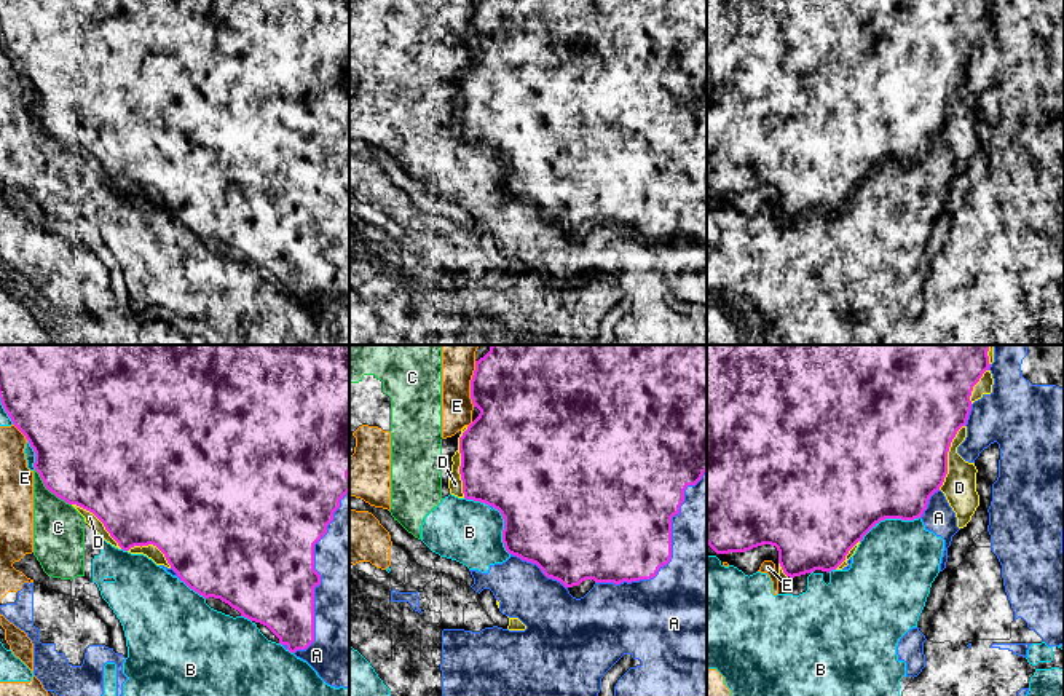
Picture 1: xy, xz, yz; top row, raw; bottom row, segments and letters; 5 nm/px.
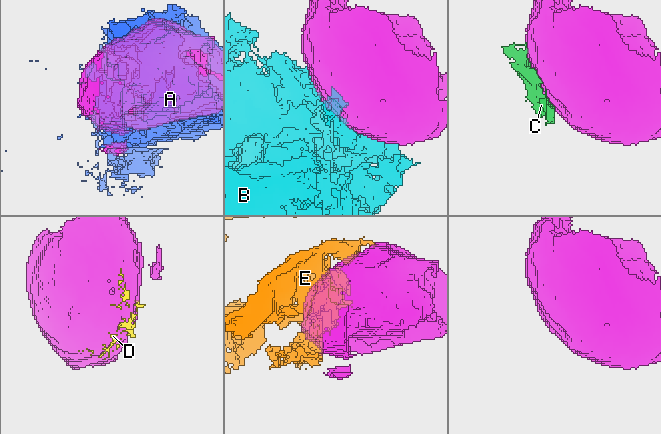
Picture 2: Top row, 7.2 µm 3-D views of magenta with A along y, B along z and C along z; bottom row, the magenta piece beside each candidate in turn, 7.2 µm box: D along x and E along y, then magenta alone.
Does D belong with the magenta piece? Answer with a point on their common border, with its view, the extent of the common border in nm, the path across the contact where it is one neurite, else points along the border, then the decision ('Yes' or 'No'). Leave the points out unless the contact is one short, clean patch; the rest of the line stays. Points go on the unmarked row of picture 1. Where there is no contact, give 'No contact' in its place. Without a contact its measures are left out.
Touches magenta at xz (461, 104). Shared border 360 nm. No

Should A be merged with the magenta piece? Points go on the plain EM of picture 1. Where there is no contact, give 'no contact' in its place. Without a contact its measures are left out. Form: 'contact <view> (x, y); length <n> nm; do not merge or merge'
contact xz (670, 193); length 800 nm; do not merge

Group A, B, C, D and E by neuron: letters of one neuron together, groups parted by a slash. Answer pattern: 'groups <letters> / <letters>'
groups A B D / C E

